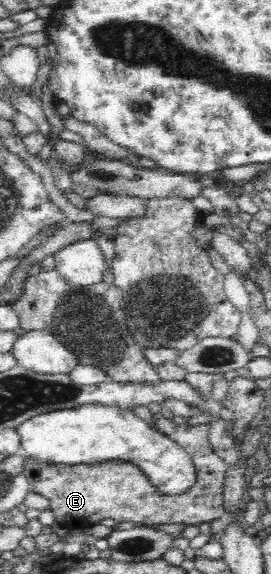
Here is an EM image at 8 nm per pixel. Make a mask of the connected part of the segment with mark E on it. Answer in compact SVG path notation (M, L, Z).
M161 413L155 414L152 416L152 420L154 422L154 428L161 432L163 435L167 436L170 440L173 440L177 445L181 446L190 456L195 465L197 471L197 482L193 484L192 488L189 488L189 492L183 496L173 496L167 497L162 495L154 486L151 486L151 483L146 479L145 474L141 472L136 466L133 466L129 463L122 463L118 460L111 461L107 460L107 462L101 462L101 464L78 464L78 465L61 465L61 464L48 464L41 462L40 460L34 458L26 458L25 460L25 475L27 475L27 480L29 481L29 491L45 496L50 501L50 510L54 513L55 519L57 523L64 524L68 529L83 529L88 526L92 526L94 524L99 523L101 520L106 518L113 518L116 523L119 522L133 522L137 523L140 526L147 526L151 528L151 526L157 526L158 524L185 524L187 526L200 527L201 524L212 524L214 521L225 518L226 513L226 499L223 496L224 488L225 488L225 478L227 478L227 468L228 464L225 463L217 454L215 454L212 445L209 442L209 430L210 424L199 424L195 426L191 426L188 424L181 424L180 426L175 423L173 420L167 420L164 418Z

